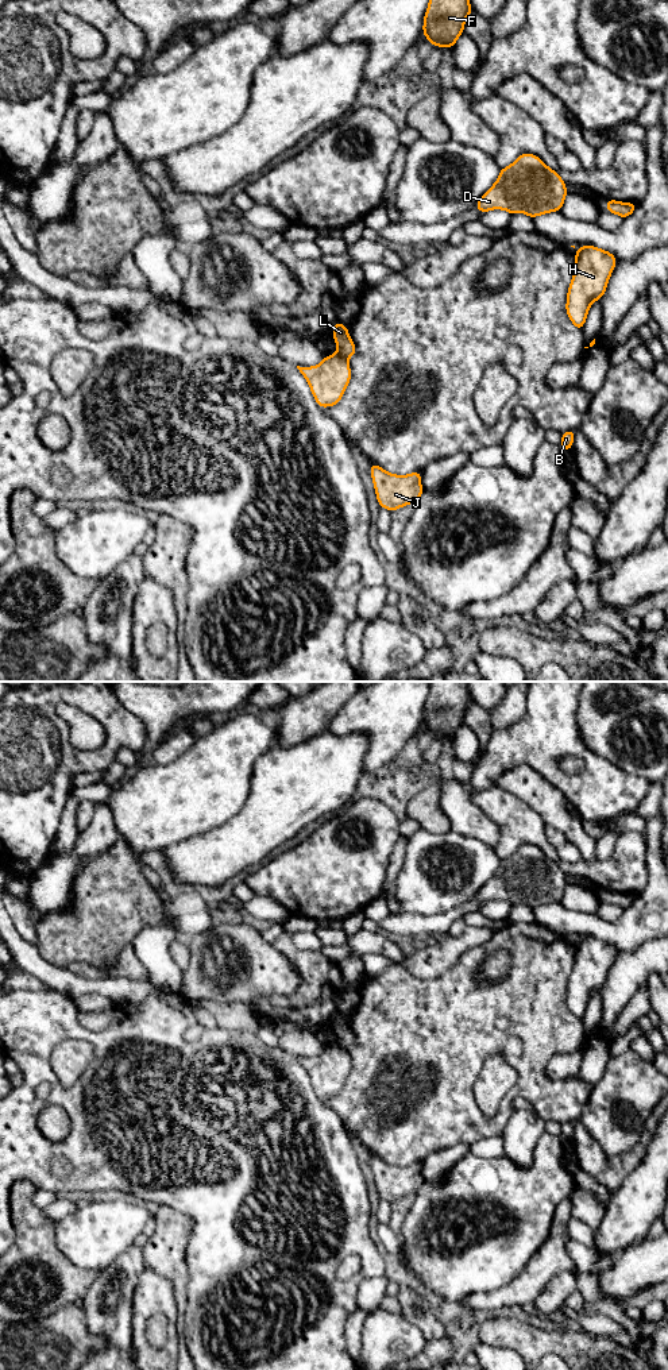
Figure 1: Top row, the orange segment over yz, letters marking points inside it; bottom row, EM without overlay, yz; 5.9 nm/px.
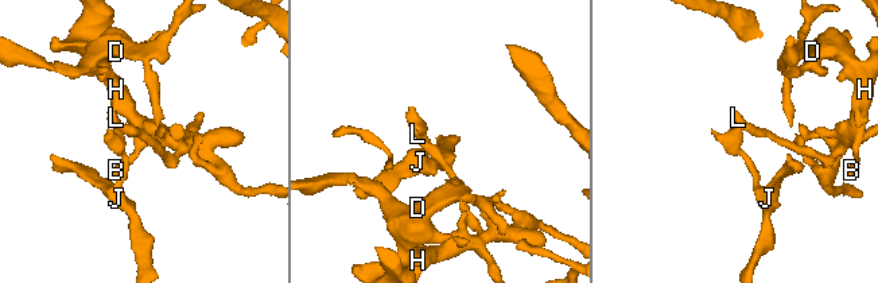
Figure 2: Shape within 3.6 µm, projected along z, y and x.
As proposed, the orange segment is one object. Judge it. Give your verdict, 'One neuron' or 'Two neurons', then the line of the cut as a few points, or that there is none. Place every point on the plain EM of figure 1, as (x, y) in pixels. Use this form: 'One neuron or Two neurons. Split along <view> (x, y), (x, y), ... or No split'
Two neurons. Split along yz (338, 1044), (346, 1050)

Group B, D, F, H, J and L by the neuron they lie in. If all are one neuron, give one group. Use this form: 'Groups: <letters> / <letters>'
Groups: B D F H L / J

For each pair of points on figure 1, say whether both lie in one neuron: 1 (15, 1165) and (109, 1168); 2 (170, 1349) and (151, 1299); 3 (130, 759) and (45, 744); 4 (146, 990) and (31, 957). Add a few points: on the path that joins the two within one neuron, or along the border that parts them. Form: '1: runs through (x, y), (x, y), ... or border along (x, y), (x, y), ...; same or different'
1: runs through (38, 1152), (46, 1149), (87, 1149); same
2: runs through (172, 1335), (172, 1316), (165, 1309); same
3: border along (136, 753), (122, 747), (114, 759); different
4: runs through (118, 990), (103, 985), (72, 985), (60, 979); same

